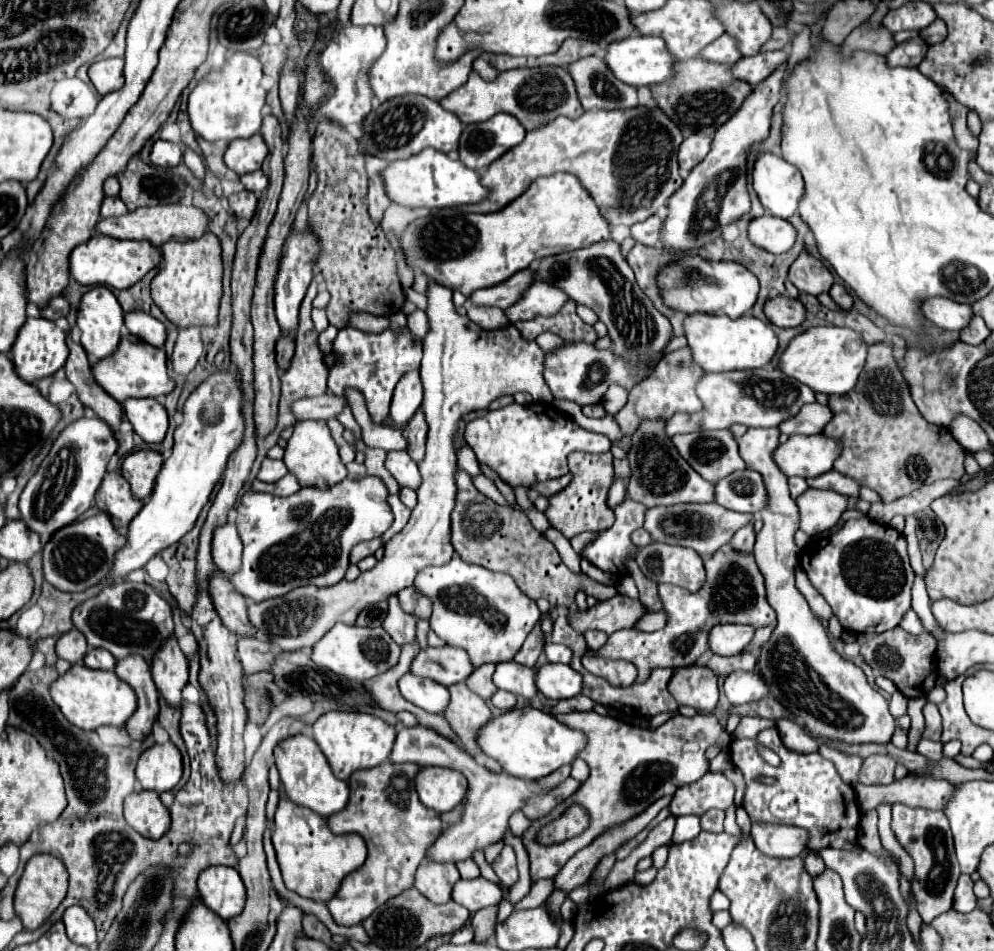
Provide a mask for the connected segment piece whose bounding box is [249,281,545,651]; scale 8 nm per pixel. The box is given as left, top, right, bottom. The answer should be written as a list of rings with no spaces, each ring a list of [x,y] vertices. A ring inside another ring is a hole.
[[[429,281],[427,291],[429,307],[429,333],[423,339],[423,361],[421,361],[421,381],[423,381],[423,403],[421,409],[427,413],[427,425],[429,425],[429,437],[427,437],[427,455],[423,463],[419,465],[421,471],[421,485],[419,485],[419,501],[417,507],[411,513],[409,523],[401,533],[397,533],[387,545],[385,545],[385,557],[369,571],[361,573],[355,581],[339,581],[331,587],[315,587],[305,585],[297,587],[295,591],[287,593],[285,597],[267,599],[261,603],[255,603],[249,607],[249,619],[257,627],[257,631],[267,637],[269,641],[277,643],[283,651],[295,651],[301,647],[311,647],[317,643],[337,621],[345,625],[353,625],[357,615],[371,603],[385,601],[391,593],[401,591],[403,587],[413,585],[415,575],[427,567],[427,565],[443,565],[453,557],[453,545],[449,537],[449,515],[455,507],[455,473],[457,473],[457,457],[453,447],[453,435],[457,431],[457,421],[463,417],[463,413],[487,409],[491,401],[503,397],[503,395],[515,395],[519,391],[527,393],[527,377],[543,377],[543,359],[545,353],[535,341],[525,341],[519,331],[509,325],[497,331],[485,331],[479,325],[475,325],[469,317],[461,317],[451,301],[451,289],[437,285],[435,281]]]

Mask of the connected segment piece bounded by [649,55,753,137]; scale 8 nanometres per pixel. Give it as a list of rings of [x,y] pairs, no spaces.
[[[699,55],[695,59],[677,63],[671,83],[667,81],[651,85],[649,89],[653,93],[653,99],[657,101],[657,107],[681,129],[683,137],[687,137],[689,133],[703,133],[713,137],[713,133],[735,115],[749,91],[753,91],[747,83],[733,79],[729,65],[711,63],[701,59]]]

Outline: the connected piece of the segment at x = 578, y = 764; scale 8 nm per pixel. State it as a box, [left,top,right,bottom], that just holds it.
[571,759,589,783]

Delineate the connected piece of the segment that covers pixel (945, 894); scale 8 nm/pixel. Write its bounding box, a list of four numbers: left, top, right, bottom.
[891,803,961,923]

